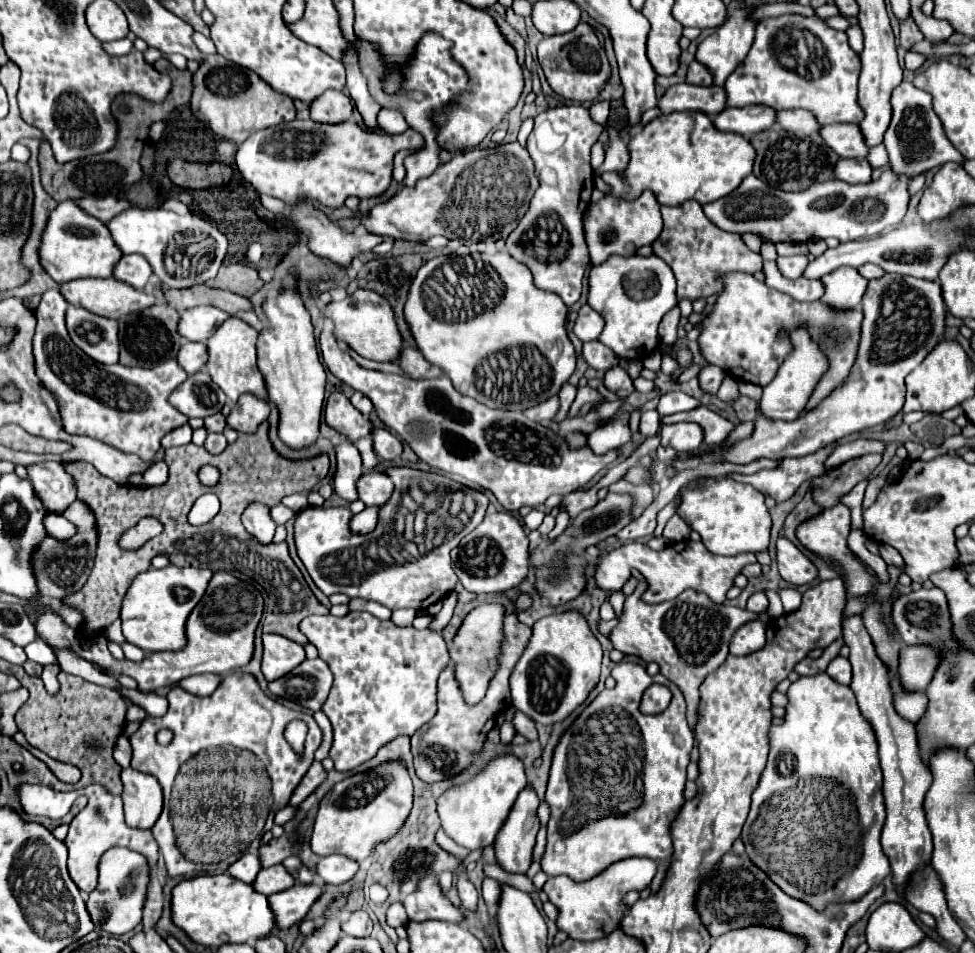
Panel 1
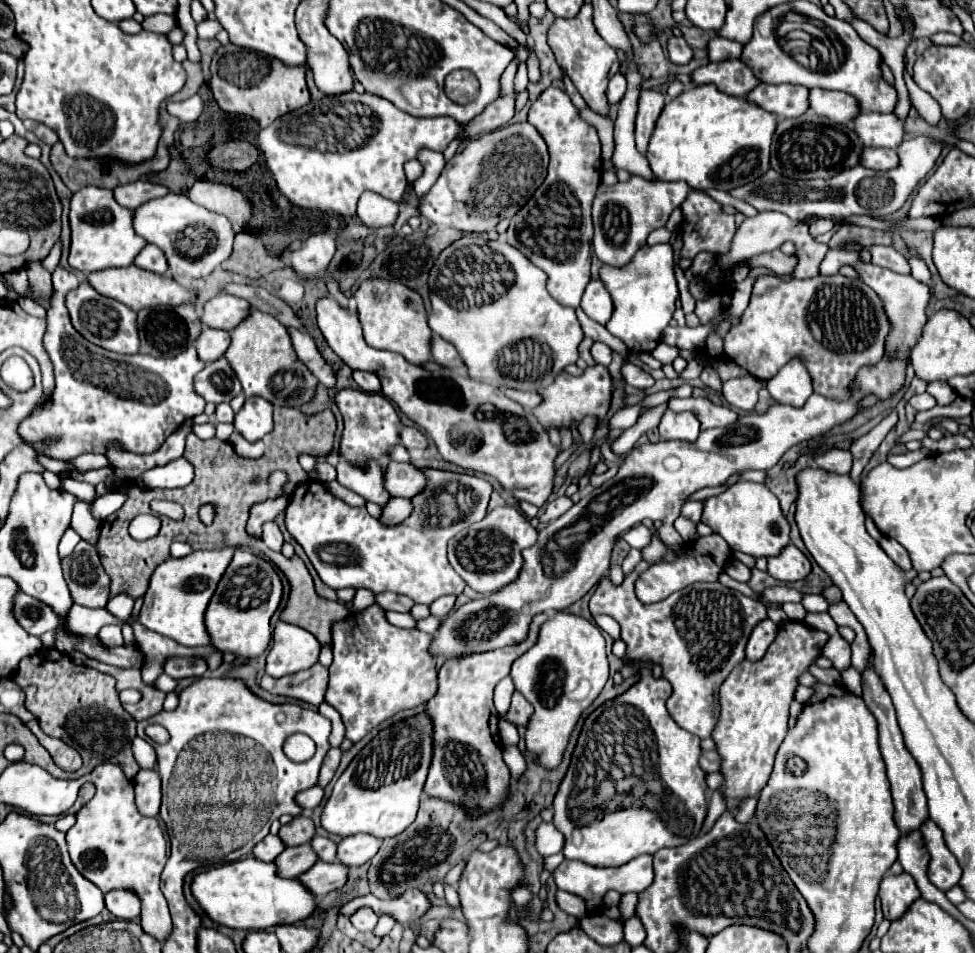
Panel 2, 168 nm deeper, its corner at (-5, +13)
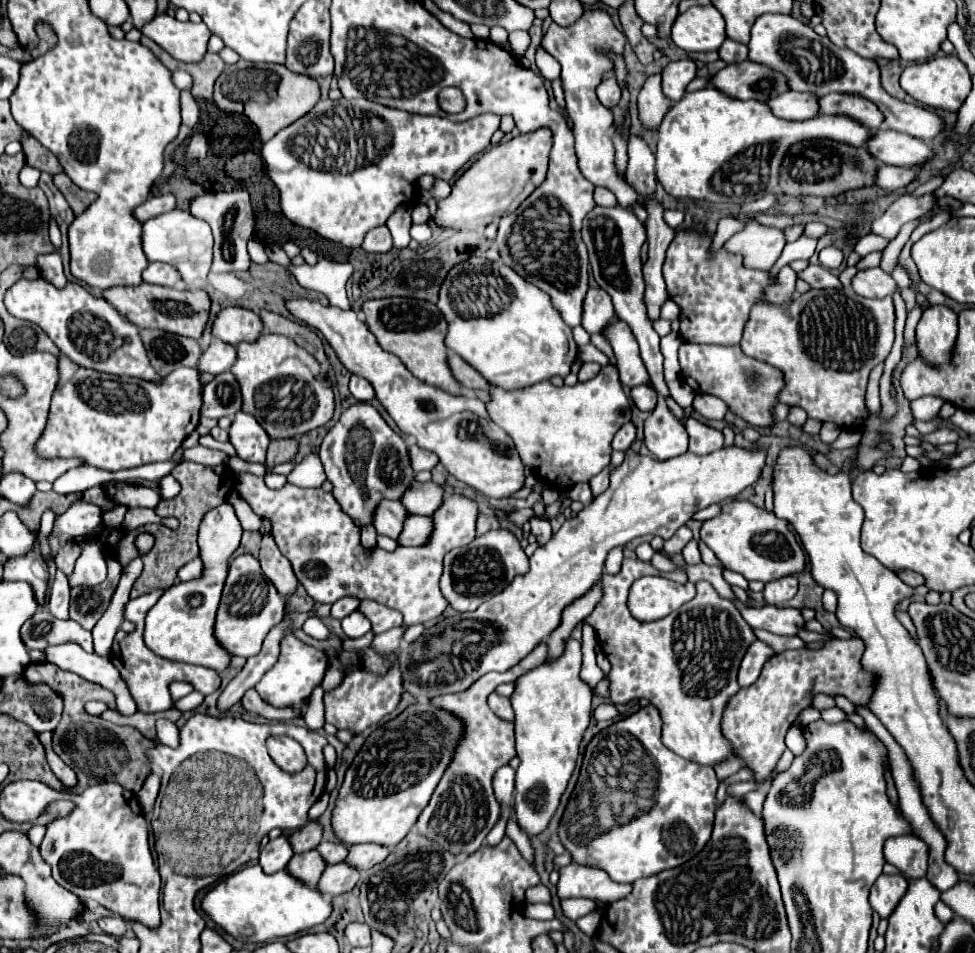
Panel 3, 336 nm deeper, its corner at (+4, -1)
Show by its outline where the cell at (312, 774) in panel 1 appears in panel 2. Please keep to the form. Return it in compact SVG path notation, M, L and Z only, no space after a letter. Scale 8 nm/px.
M331 748L331 750L327 752L327 756L325 756L325 760L323 760L323 766L321 766L321 776L319 776L319 780L317 780L317 786L325 788L325 786L331 782L333 774L335 774L335 770L337 770L337 766L339 766L339 758L341 758L341 750L339 750L339 748Z

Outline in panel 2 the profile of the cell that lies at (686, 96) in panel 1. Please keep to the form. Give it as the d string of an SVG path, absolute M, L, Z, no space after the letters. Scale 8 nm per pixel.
M725 60L717 64L711 62L707 66L701 66L691 74L691 82L695 86L715 84L719 92L739 96L739 98L749 94L759 84L751 68L747 68L741 60Z

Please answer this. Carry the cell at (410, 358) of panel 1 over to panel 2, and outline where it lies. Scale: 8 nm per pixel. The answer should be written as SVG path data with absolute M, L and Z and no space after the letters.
M433 334L433 344L431 344L431 360L437 362L443 368L459 368L463 366L457 350L453 348L453 344L445 342L441 336Z

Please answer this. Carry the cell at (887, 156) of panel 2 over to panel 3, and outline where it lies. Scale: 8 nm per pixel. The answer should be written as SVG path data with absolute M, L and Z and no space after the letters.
M880 164L876 186L884 188L884 190L900 190L900 188L906 188L908 184L912 184L914 180L918 180L918 176L920 176L920 170Z

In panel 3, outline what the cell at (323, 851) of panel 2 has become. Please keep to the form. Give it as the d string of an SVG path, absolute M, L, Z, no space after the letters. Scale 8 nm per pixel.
M320 842L320 846L316 850L322 854L322 858L328 864L338 864L338 862L346 860L346 856L348 856L348 848L344 842Z

